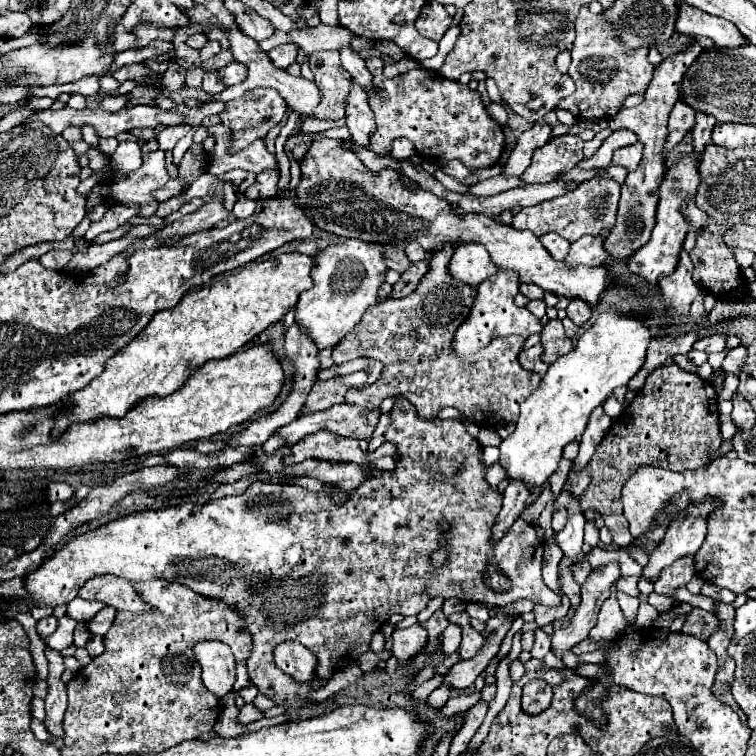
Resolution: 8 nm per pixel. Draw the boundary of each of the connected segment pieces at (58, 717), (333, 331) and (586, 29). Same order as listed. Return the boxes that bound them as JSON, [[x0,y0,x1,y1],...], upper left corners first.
[[46,644,68,738],[296,240,386,350],[562,4,654,120]]

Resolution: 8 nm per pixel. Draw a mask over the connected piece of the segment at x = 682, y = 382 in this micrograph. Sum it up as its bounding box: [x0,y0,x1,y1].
[580,364,722,516]

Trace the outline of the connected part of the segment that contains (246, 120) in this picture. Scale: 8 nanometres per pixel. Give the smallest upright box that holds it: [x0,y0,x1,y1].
[222,88,286,148]

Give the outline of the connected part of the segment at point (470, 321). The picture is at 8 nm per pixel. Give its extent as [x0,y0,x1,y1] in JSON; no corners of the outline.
[450,270,542,358]

